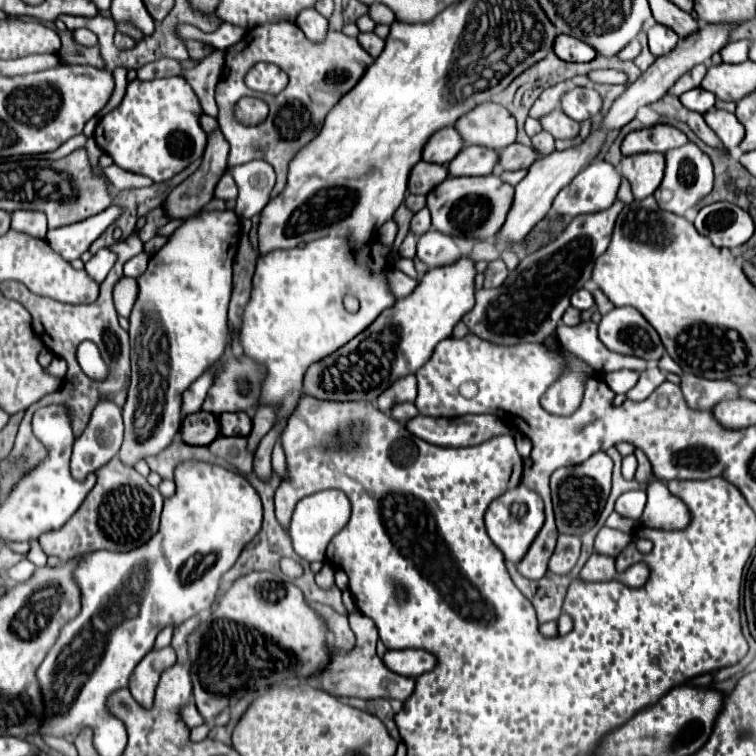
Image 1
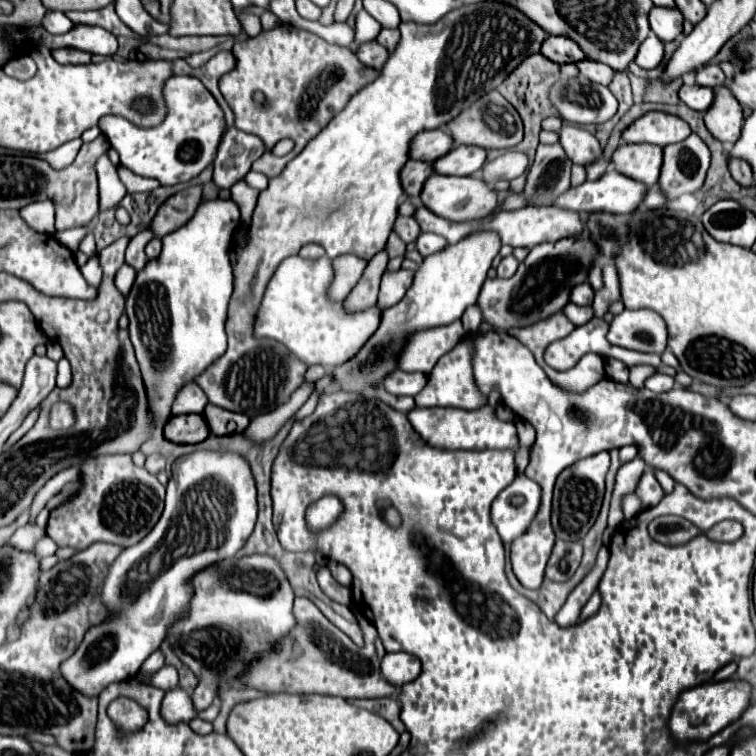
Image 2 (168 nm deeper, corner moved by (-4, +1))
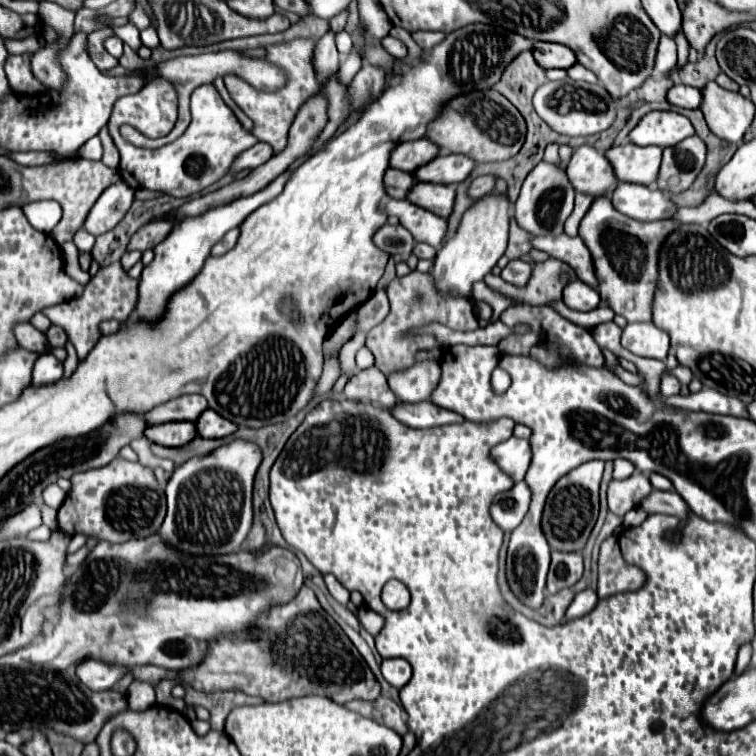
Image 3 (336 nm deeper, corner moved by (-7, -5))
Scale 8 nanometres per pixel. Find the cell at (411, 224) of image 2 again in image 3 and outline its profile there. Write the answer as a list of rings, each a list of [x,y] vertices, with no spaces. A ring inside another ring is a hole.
[[[391,224],[381,226],[375,232],[373,242],[383,252],[387,252],[387,254],[399,254],[403,258],[407,258],[411,254],[413,246],[415,246],[415,240],[409,234],[409,230],[405,230],[403,226],[391,226]]]

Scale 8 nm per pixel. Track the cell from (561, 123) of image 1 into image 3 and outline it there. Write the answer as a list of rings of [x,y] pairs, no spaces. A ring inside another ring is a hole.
[[[579,146],[567,166],[567,178],[573,188],[593,198],[611,196],[619,186],[609,160],[593,146]]]

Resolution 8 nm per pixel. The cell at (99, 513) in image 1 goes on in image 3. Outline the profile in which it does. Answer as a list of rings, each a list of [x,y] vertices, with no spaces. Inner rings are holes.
[[[123,458],[111,460],[105,468],[95,468],[71,476],[71,490],[59,508],[59,528],[65,534],[83,532],[107,542],[127,542],[155,534],[165,518],[165,492],[157,484],[153,470]]]

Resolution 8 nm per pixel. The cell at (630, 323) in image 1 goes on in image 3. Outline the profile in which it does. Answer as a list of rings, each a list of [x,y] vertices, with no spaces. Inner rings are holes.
[[[653,322],[627,324],[627,328],[623,330],[621,344],[629,352],[645,358],[665,360],[669,352],[669,336],[663,330],[659,330]]]

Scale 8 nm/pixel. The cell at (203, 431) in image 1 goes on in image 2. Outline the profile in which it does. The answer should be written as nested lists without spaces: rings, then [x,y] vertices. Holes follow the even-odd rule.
[[[202,414],[172,416],[164,428],[164,436],[176,444],[198,444],[210,436],[210,428]]]

